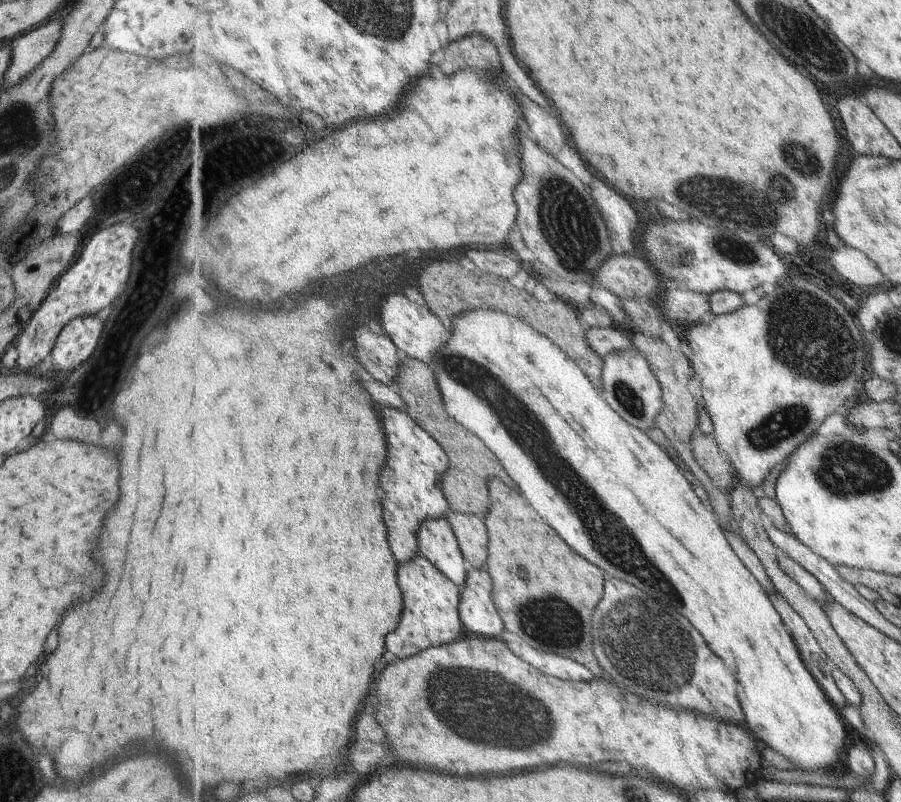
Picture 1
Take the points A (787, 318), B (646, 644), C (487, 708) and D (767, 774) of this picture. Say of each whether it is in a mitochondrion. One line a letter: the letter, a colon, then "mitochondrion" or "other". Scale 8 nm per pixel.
A: mitochondrion
B: mitochondrion
C: mitochondrion
D: other

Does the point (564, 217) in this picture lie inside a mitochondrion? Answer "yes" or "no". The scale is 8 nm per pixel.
yes

